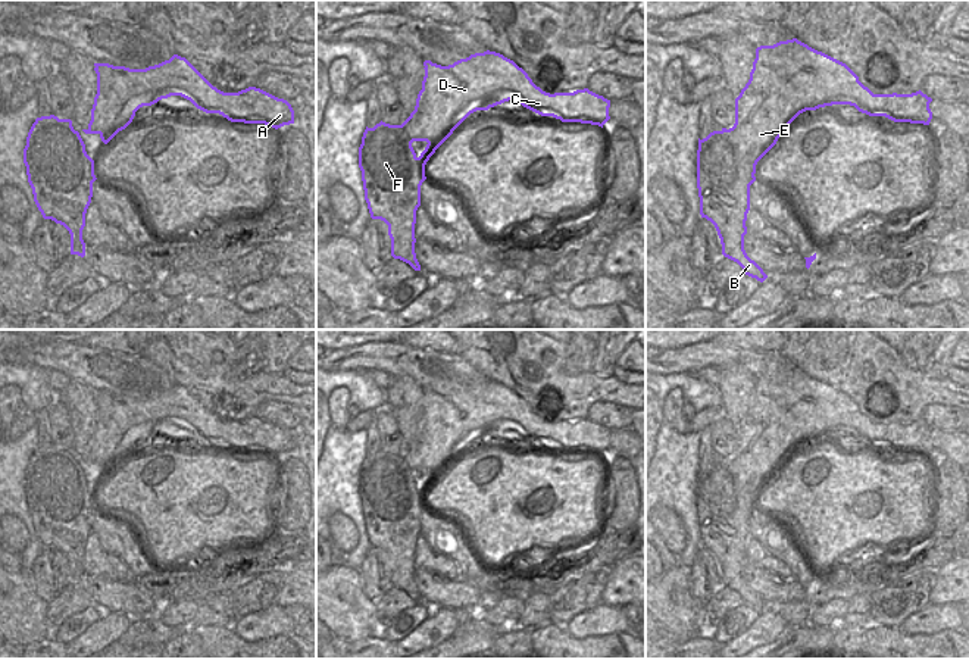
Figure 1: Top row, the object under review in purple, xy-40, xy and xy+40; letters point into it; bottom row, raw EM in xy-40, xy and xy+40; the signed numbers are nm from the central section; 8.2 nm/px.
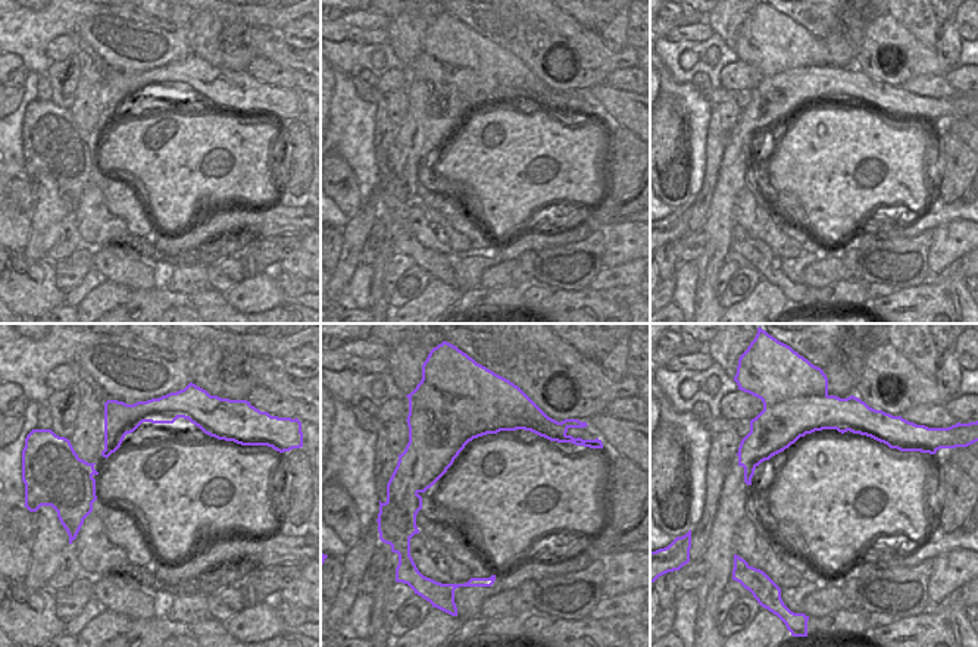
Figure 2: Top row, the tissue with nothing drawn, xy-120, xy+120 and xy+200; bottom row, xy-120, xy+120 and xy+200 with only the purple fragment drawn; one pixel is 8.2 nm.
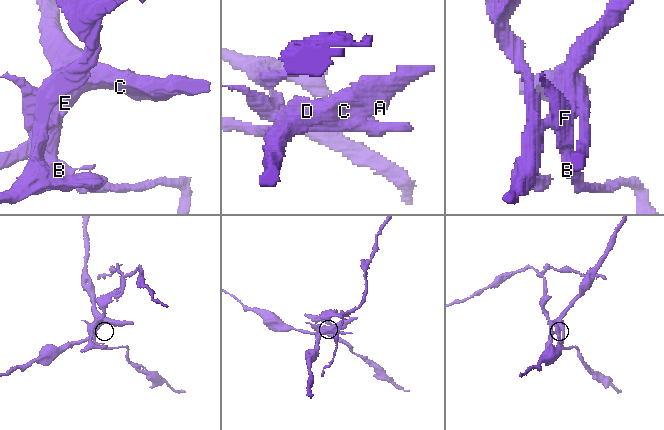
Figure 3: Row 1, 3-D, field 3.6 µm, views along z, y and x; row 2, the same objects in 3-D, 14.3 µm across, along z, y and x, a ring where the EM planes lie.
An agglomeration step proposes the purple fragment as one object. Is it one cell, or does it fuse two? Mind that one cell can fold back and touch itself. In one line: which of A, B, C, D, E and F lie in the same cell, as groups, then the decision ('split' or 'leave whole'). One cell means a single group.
groups A C / B D E F; split

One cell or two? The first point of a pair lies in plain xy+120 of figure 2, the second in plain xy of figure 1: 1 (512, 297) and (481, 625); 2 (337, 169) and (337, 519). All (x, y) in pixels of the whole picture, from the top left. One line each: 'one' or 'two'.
1: two
2: one

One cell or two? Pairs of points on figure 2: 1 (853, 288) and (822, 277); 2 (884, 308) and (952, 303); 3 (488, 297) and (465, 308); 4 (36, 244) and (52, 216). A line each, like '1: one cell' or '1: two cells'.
1: two cells
2: one cell
3: one cell
4: one cell

